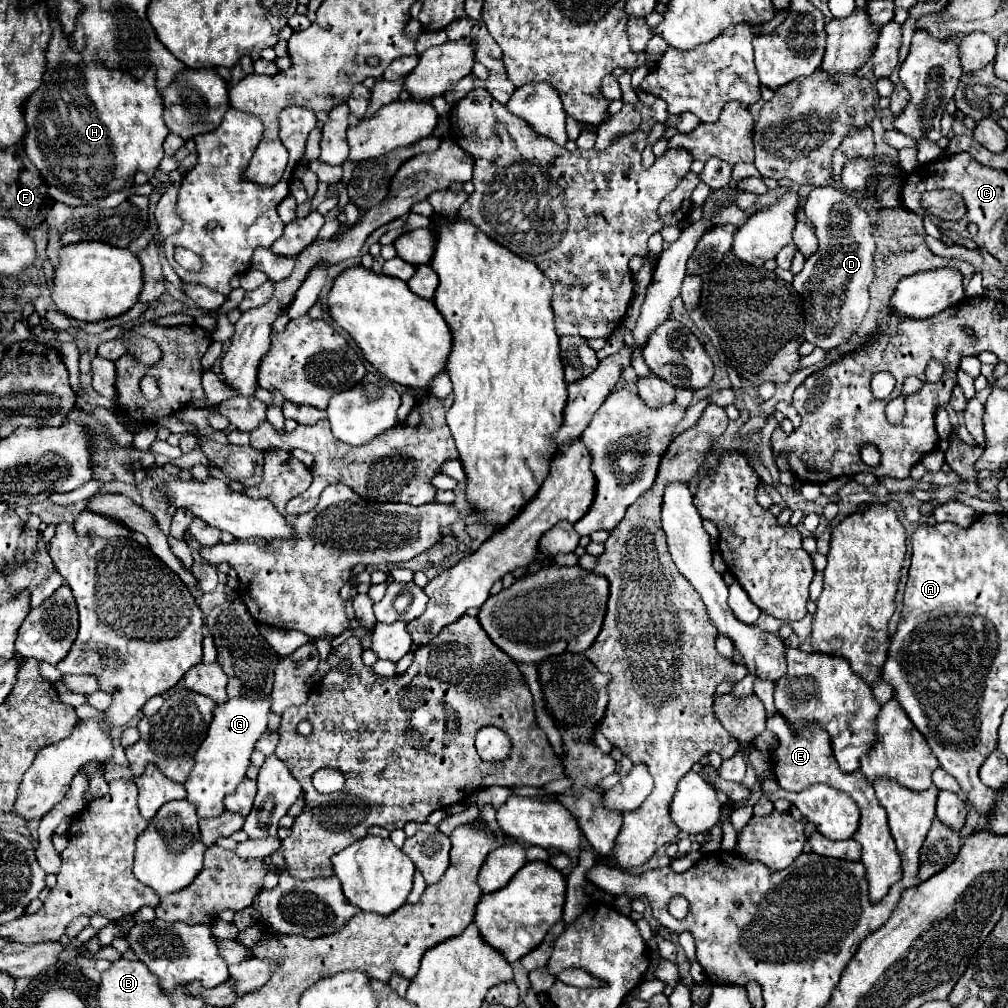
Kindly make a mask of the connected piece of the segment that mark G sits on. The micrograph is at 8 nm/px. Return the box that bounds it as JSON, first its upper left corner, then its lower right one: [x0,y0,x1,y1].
[186,696,272,818]

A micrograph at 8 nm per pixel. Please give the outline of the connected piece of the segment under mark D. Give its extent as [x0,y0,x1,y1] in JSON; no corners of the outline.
[792,186,876,350]

